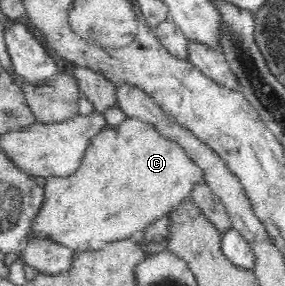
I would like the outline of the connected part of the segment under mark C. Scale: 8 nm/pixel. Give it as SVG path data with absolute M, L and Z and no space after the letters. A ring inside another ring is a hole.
M125 116L123 122L119 123L116 127L112 127L107 122L102 132L92 138L79 167L72 174L64 175L64 177L49 177L45 179L46 202L42 203L42 210L39 210L38 216L33 220L31 226L34 231L37 231L37 234L44 234L56 242L61 242L73 251L100 249L108 242L140 235L141 232L147 229L147 226L150 226L150 224L157 221L160 217L166 216L172 207L176 207L179 203L187 201L192 190L194 190L194 186L205 182L204 170L198 167L198 164L194 163L193 156L190 156L190 152L186 151L182 147L182 144L178 143L177 140L170 139L170 136L162 135L162 132L158 131L158 128L154 127L154 124Z

